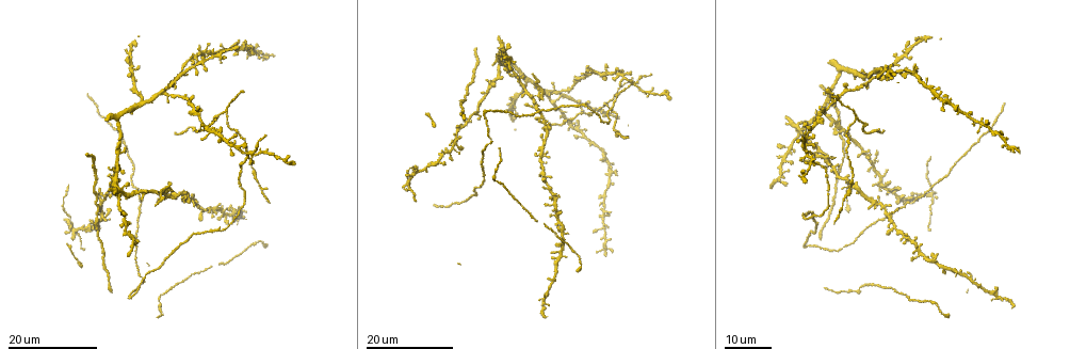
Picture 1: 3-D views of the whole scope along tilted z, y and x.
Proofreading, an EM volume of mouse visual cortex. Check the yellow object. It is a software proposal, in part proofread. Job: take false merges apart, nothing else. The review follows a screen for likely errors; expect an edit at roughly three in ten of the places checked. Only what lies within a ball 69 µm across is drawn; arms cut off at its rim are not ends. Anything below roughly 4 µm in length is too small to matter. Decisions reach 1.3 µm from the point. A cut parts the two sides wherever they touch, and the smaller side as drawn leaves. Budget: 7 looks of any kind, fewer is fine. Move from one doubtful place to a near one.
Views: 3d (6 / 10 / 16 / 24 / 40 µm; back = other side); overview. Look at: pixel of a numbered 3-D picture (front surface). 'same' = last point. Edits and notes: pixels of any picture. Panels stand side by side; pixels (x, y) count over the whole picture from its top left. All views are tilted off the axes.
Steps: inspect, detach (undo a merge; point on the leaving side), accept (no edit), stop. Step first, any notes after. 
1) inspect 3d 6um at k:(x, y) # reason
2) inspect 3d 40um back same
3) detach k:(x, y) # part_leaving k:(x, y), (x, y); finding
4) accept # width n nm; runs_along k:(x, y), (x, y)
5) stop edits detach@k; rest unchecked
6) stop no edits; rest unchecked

inspect 3d 24um at 1:(811, 150) # four-way junction

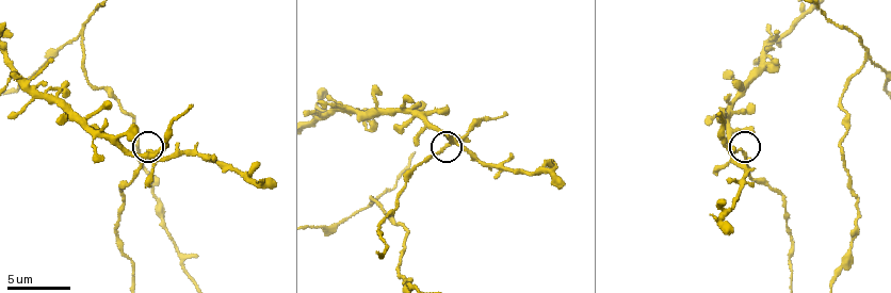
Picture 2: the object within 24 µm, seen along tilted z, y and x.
inspect 3d 10um at 2:(742, 151)

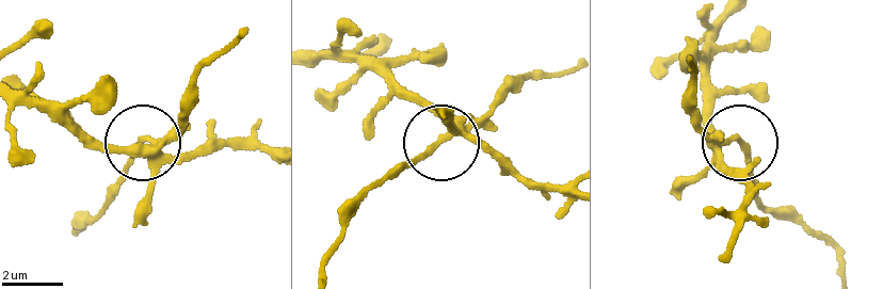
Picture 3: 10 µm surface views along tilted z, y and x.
accept # width 250 nm; runs_along 3:(14, 94), (51, 100), (107, 144), (210, 151); one neuron here

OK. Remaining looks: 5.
inspect 3d 10um at 2:(733, 100) # four or more arms meet

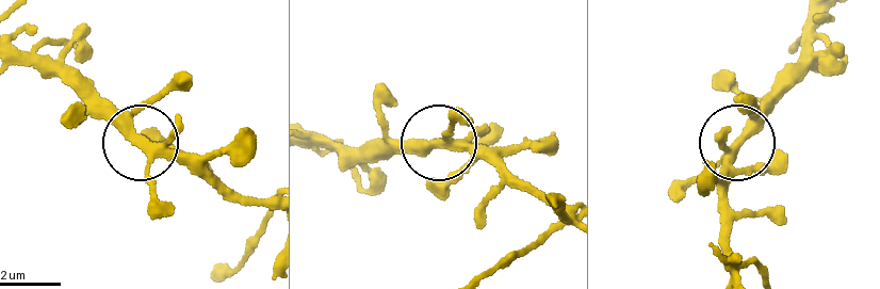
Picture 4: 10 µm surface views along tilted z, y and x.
accept # width 280 nm; runs_along 4:(739, 141), (738, 133), (780, 89); one neuron here

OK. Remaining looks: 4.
inspect 3d 6um at 2:(869, 59) # two arms in line, one across

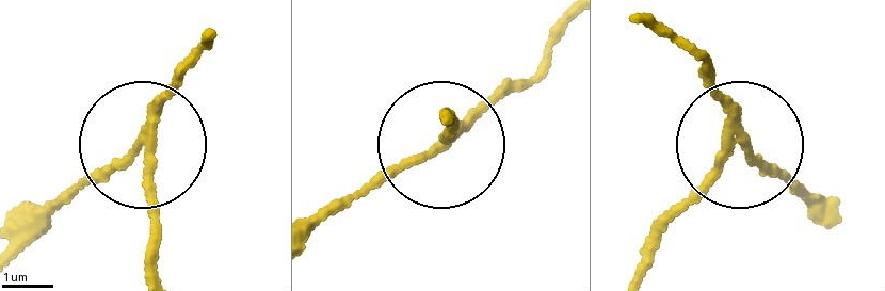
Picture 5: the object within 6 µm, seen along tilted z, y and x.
inspect 3d 6um back at 5:(750, 148) # from behind

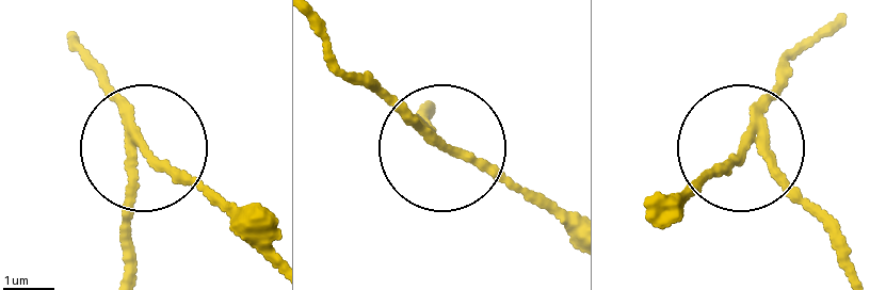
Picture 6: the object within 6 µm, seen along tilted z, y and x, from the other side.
detach 6:(123, 216) # side_arm 11 um; arms 3; a second neuron is stuck on

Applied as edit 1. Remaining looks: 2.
inspect 3d 6um at 2:(768, 39) # four arms meet

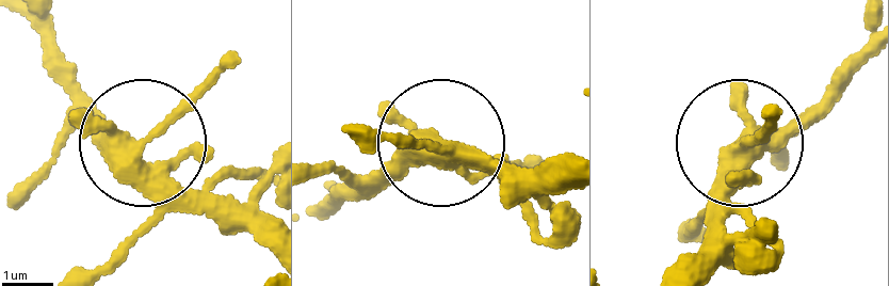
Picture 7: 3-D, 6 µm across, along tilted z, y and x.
inspect 3d 6um back at 7:(135, 143)

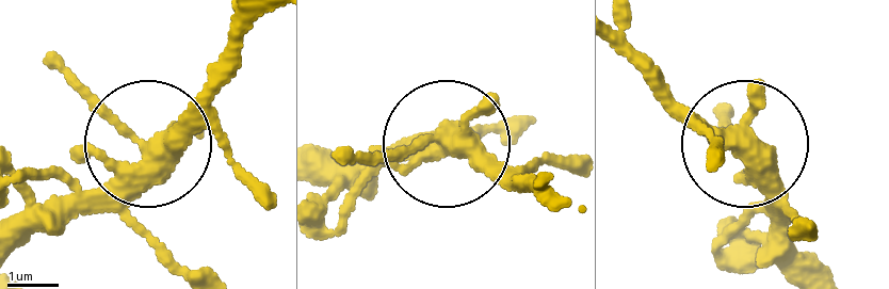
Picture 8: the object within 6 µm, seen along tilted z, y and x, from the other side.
accept # side_arm 34 um; runs_along 8:(798, 272), (727, 111); all the same neuron

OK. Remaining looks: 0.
stop edits detach@6; rest unchecked

